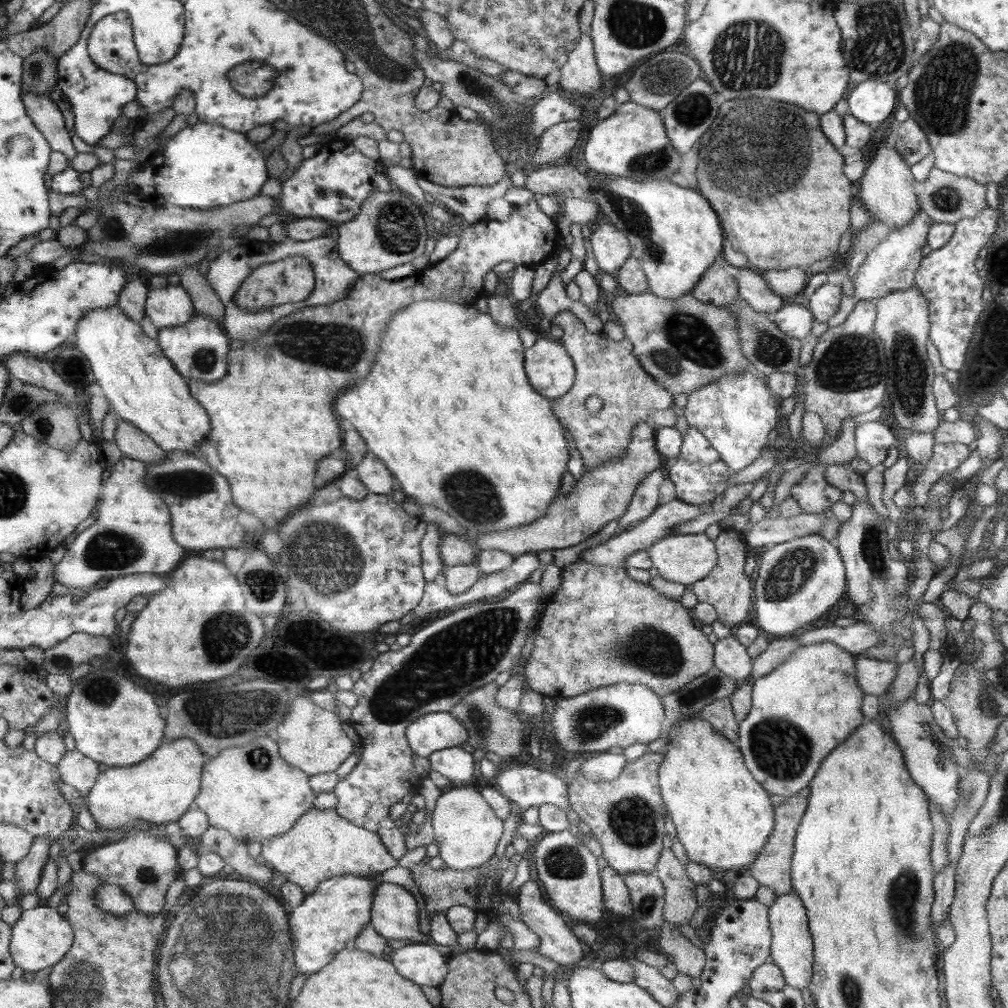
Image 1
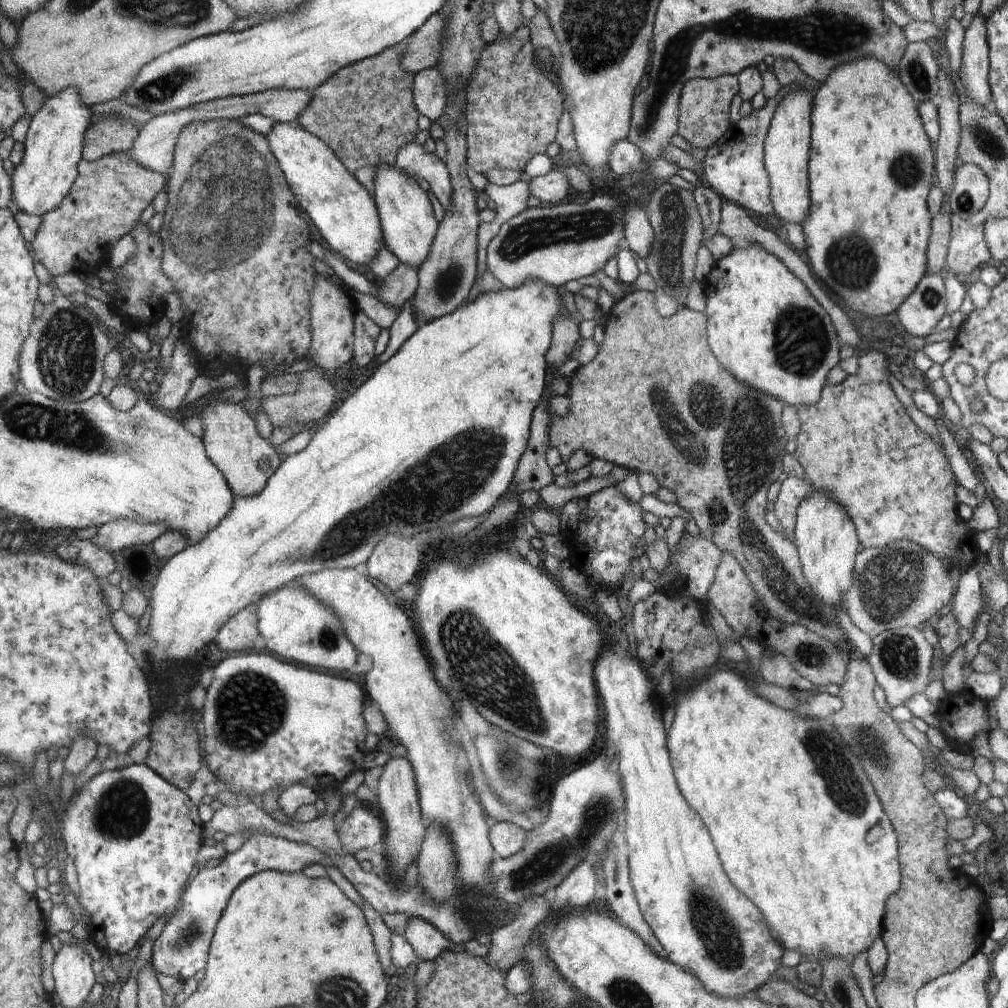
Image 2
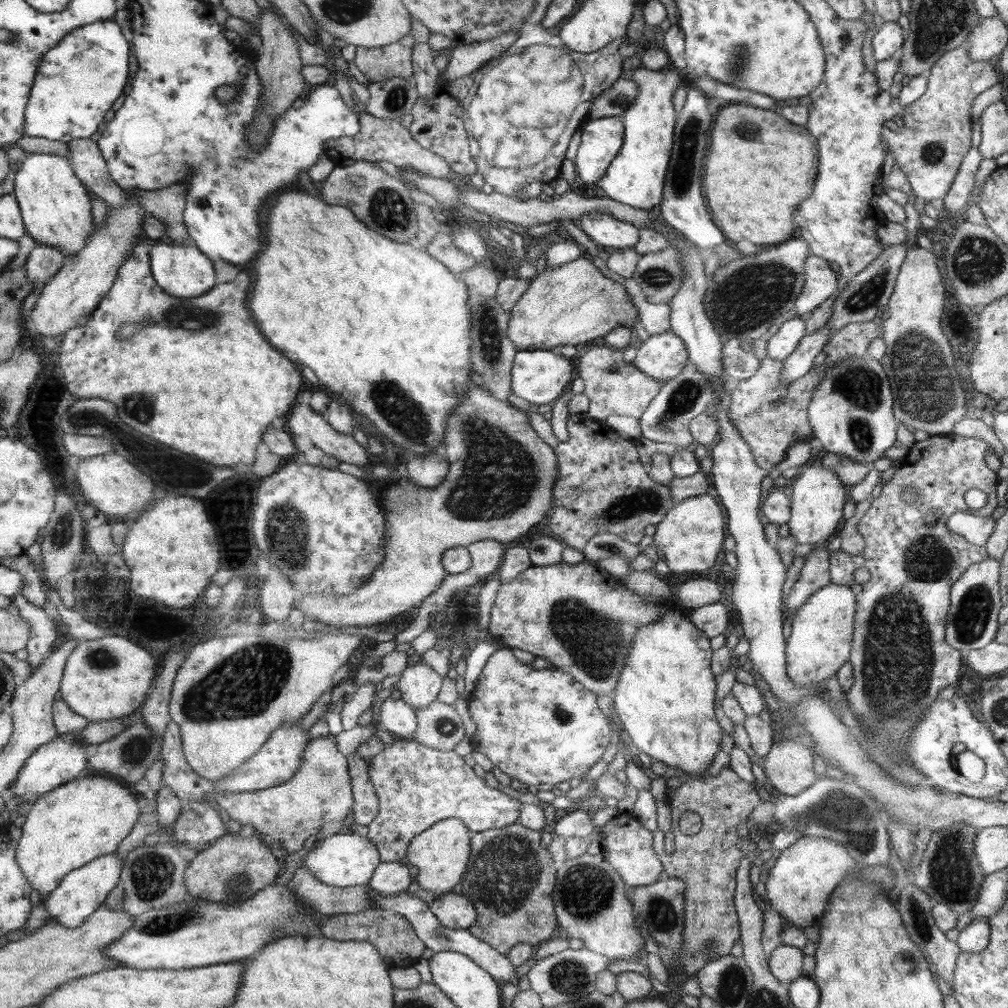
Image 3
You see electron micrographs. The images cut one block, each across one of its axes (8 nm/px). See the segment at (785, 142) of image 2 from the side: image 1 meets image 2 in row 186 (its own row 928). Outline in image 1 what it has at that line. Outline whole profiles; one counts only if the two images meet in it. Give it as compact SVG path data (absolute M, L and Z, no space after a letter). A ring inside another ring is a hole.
M793 890L786 894L778 894L777 899L768 908L769 925L772 930L770 962L778 965L786 985L801 991L810 984L813 973L812 962L815 960L813 938L809 931L806 909Z

